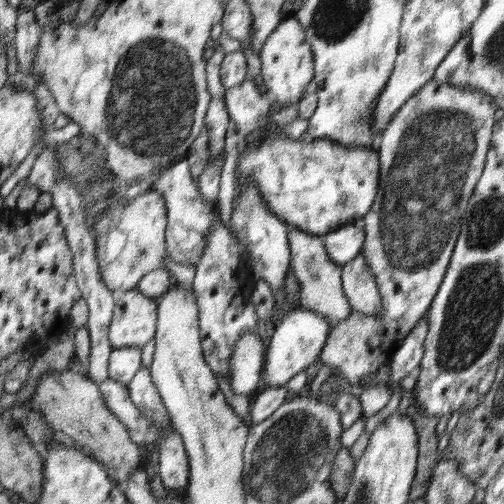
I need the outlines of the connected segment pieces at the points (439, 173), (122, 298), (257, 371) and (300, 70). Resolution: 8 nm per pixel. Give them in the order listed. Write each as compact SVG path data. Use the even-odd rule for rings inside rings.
M432 78L406 104L402 104L382 133L378 148L380 180L372 206L362 218L366 240L361 255L373 272L382 295L383 312L364 314L352 311L330 329L319 356L323 366L338 368L339 374L350 385L358 387L365 376L376 372L385 360L390 360L401 341L431 307L450 264L467 202L484 170L498 108L492 97L482 91L438 84Z
M136 287L118 293L109 326L109 341L114 349L143 348L155 336L157 305Z
M243 330L230 359L230 388L252 398L261 390L265 350L258 332Z
M294 15L285 16L278 28L268 36L259 52L261 74L259 82L264 91L276 94L281 109L296 107L305 88L313 80L314 55L311 44L306 40L304 29Z

